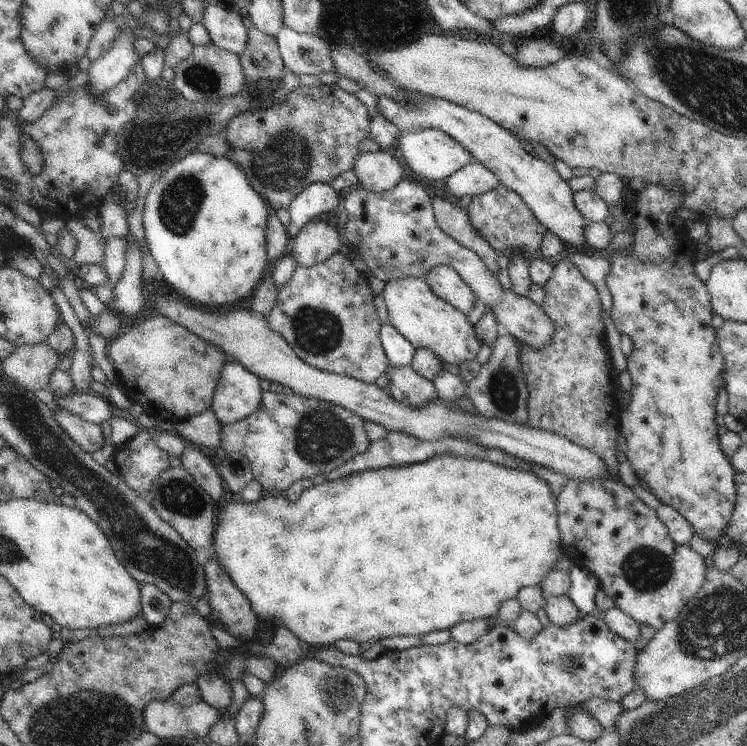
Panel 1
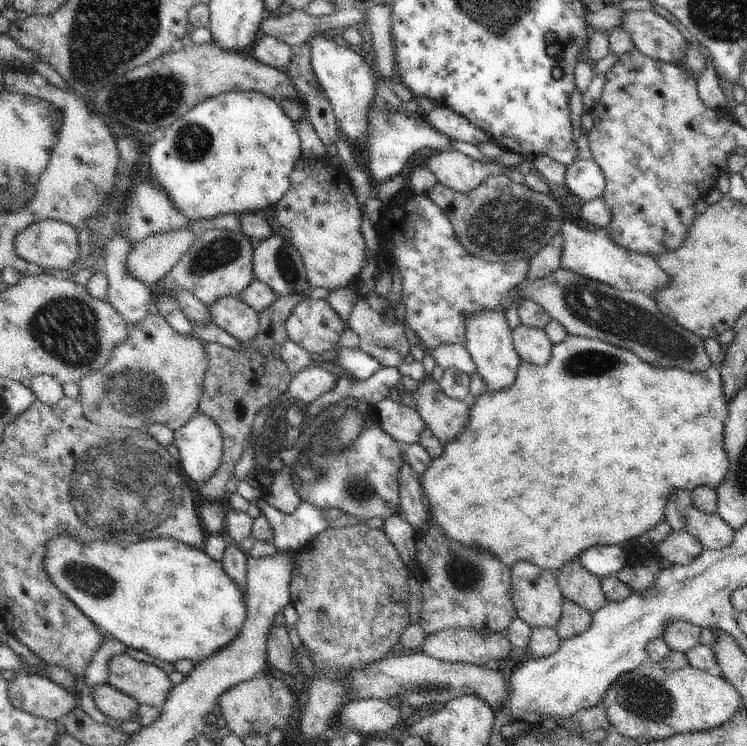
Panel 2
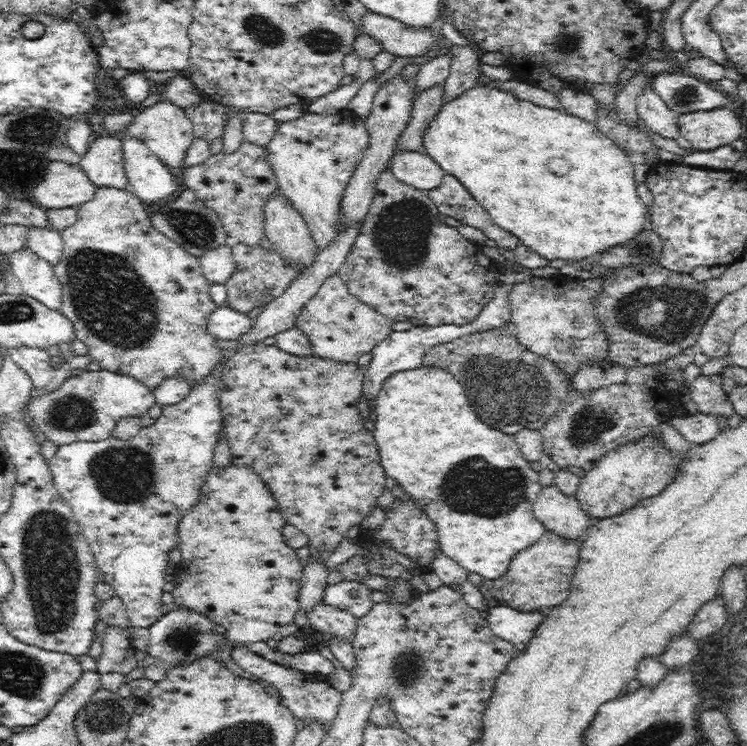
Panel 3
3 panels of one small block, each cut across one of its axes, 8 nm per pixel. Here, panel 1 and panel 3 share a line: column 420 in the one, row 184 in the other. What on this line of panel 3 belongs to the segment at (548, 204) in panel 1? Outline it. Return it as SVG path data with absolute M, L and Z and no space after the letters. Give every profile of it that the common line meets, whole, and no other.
M101 136L89 144L79 166L97 187L129 189L124 170L122 139L118 136Z

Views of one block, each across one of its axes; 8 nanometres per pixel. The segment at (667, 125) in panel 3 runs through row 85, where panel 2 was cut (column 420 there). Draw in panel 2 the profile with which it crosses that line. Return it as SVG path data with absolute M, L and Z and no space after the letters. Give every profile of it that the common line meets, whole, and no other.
M463 627L428 635L420 651L446 663L485 666L490 660L501 660L509 655L511 648L506 632L488 635Z

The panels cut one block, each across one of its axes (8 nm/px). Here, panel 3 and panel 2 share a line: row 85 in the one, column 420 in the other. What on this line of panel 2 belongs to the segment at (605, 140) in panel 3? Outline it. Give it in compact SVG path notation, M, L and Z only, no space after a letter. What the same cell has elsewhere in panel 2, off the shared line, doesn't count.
M568 334L564 338L563 342L557 343L553 346L551 351L551 358L545 366L532 365L531 363L522 361L517 369L517 376L512 387L502 391L486 391L478 399L470 400L471 412L468 425L462 432L462 435L458 439L454 439L453 442L445 443L443 445L443 452L440 457L436 457L429 463L428 469L419 476L421 482L421 490L423 493L423 500L428 508L428 512L433 516L436 525L441 527L441 530L445 533L447 538L452 541L462 542L466 546L482 546L490 552L494 552L504 564L508 564L508 567L512 567L512 564L516 564L518 560L528 560L532 564L547 569L548 571L556 574L560 568L564 567L567 563L570 563L573 558L578 555L582 555L587 549L597 545L622 545L631 539L637 540L640 536L643 536L646 532L655 528L663 519L665 519L665 509L669 500L669 497L677 491L694 491L699 487L709 487L716 489L724 481L725 475L728 473L729 459L726 450L724 449L724 432L727 419L729 418L729 406L727 405L727 399L723 390L723 381L721 376L721 366L712 364L709 370L700 373L684 372L680 368L656 368L644 360L640 360L636 354L632 354L627 349L610 345L609 343L582 337L581 335Z

